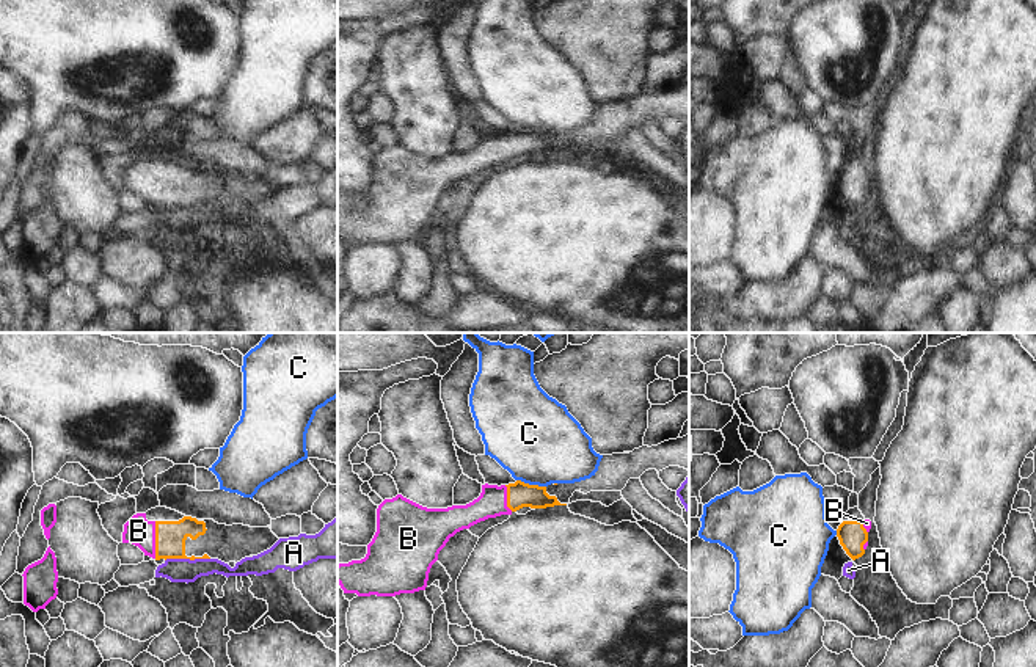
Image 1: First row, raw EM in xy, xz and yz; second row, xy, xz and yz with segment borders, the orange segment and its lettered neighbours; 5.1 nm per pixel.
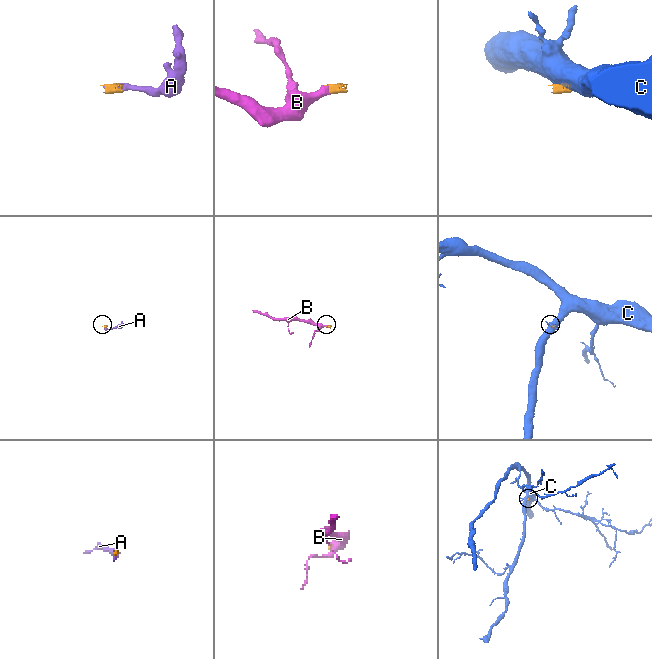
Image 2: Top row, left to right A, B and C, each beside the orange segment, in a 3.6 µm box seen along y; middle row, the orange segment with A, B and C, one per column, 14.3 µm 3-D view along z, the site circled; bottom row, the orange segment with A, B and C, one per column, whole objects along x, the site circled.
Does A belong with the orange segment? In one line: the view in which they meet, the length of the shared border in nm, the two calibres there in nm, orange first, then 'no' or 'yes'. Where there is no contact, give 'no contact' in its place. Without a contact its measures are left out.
contact in xy; length 240 nm; calibres 160 and 130 nm; no

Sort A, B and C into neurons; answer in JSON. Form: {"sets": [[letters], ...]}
{"sets": [["A"], ["B"], ["C"]]}

